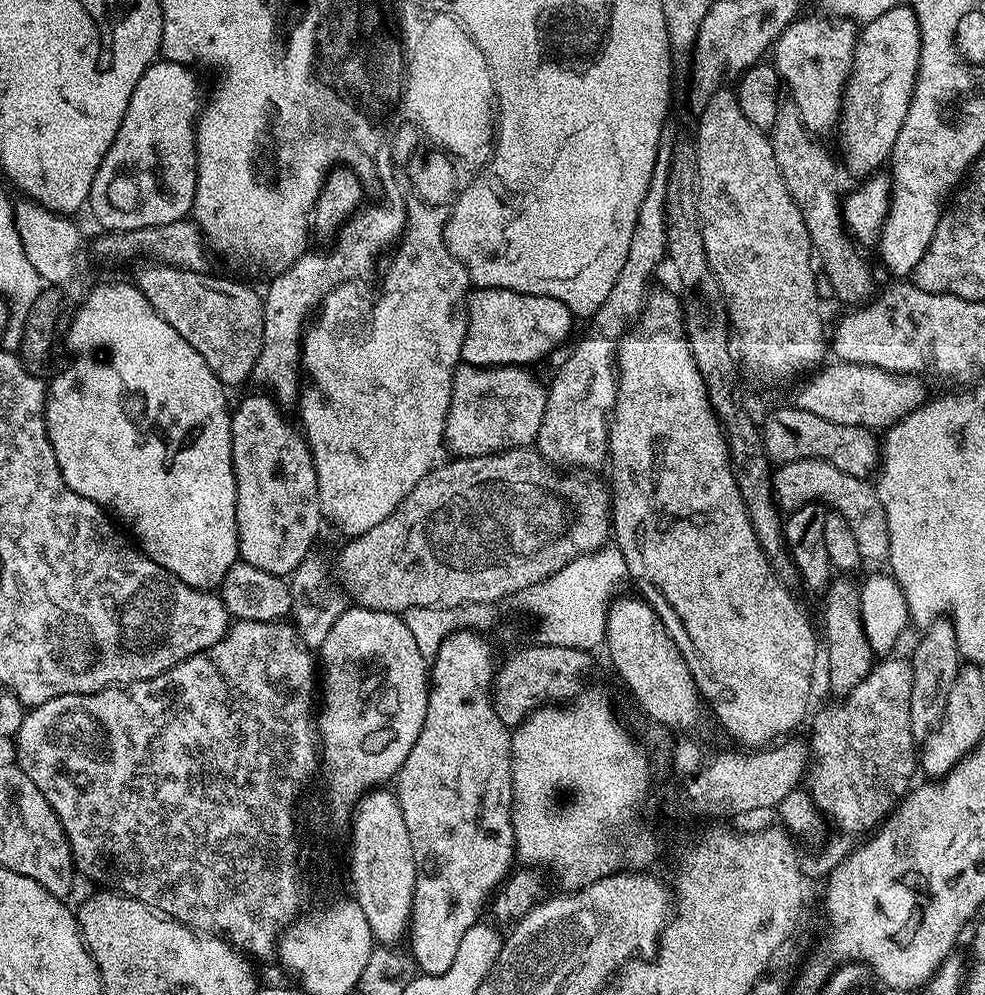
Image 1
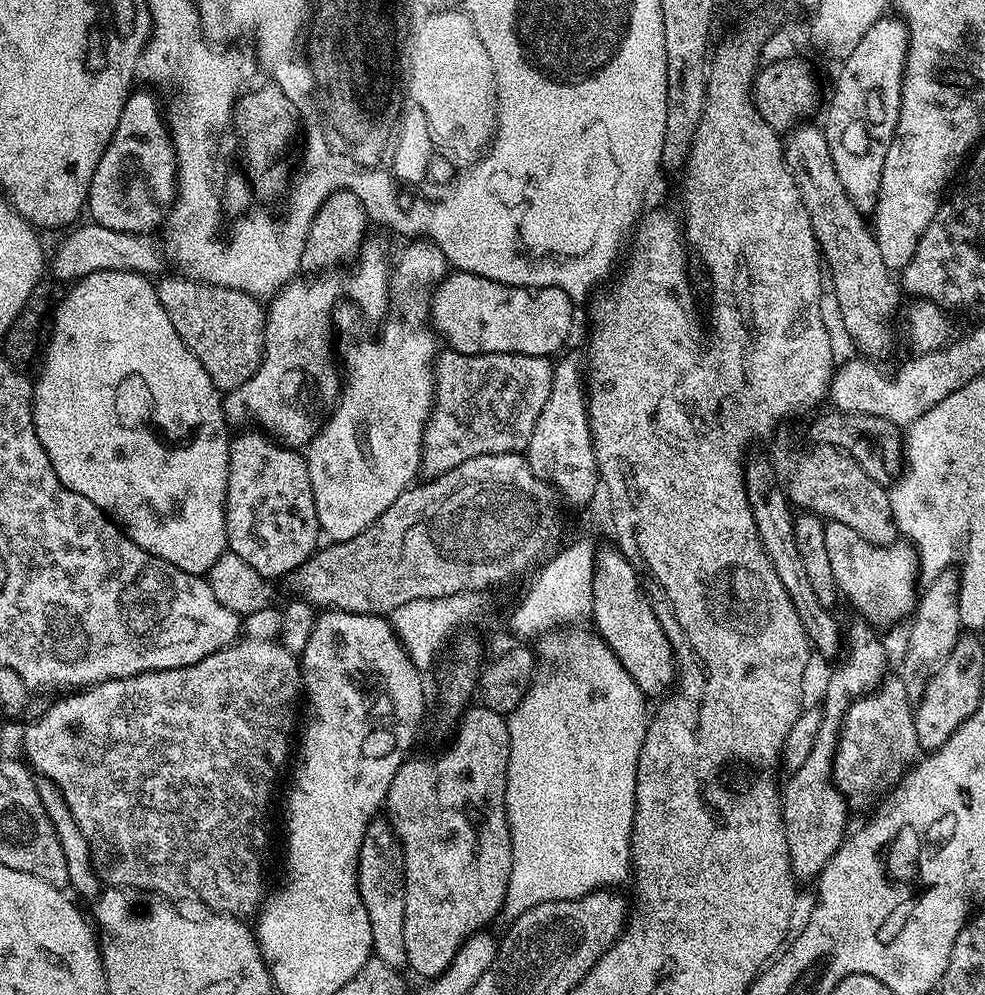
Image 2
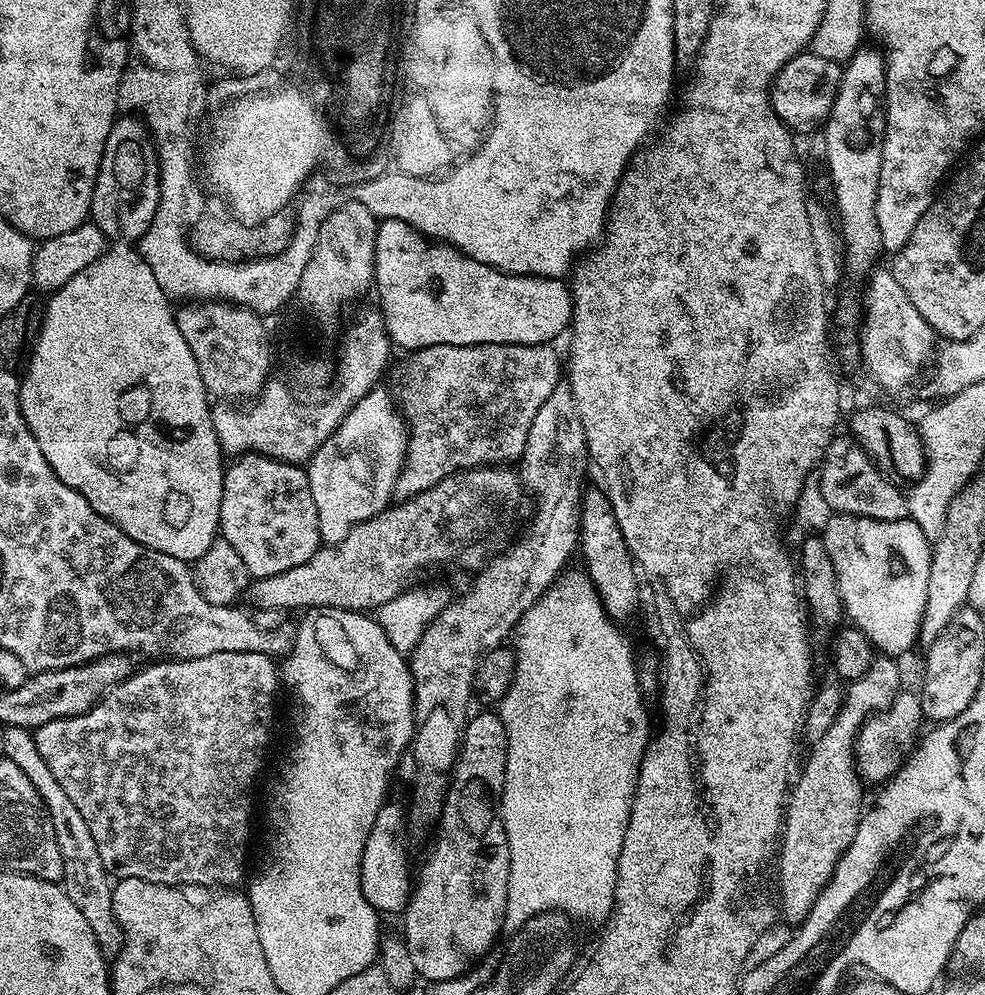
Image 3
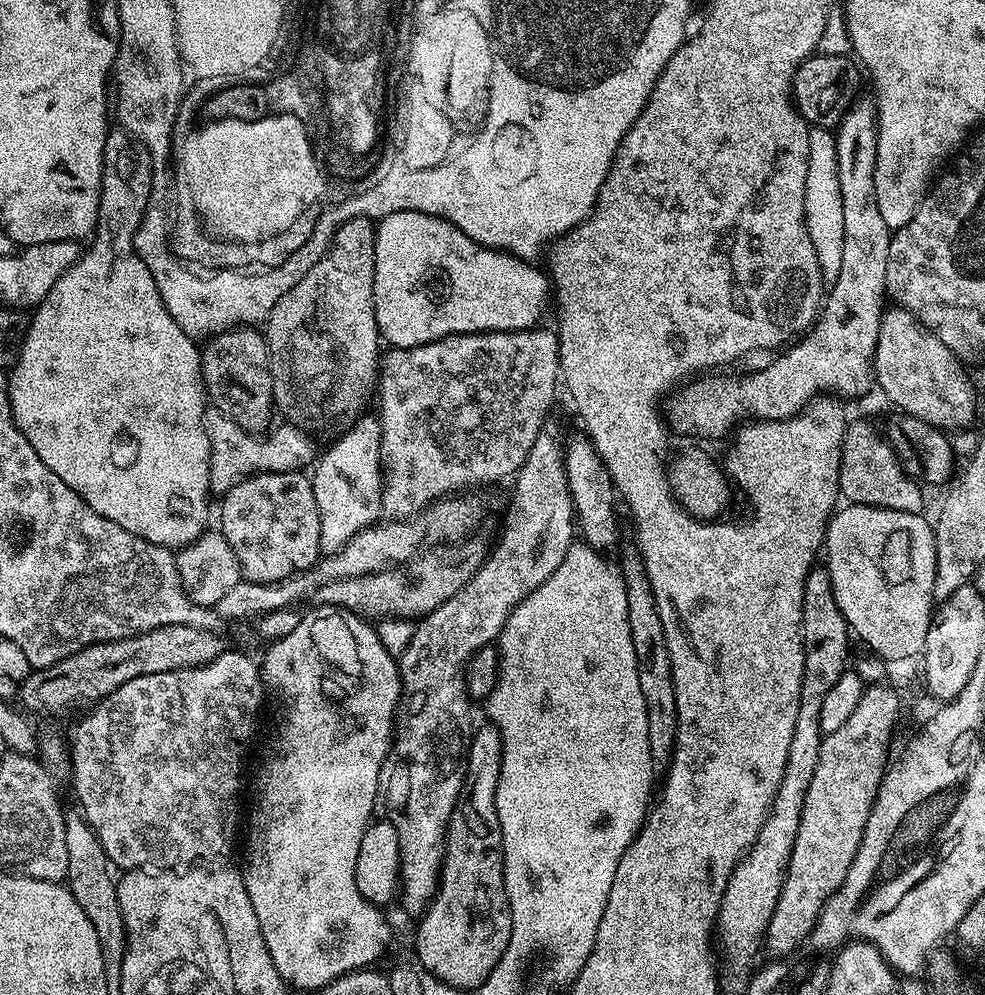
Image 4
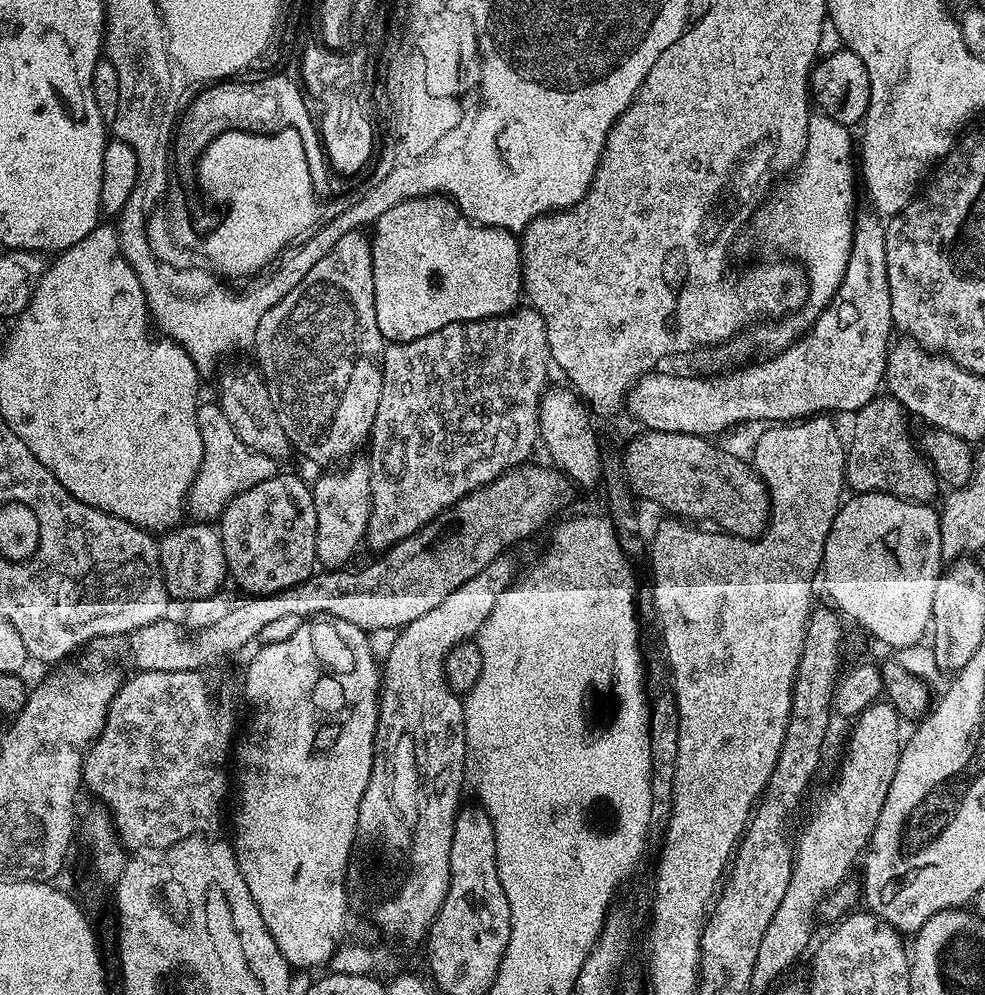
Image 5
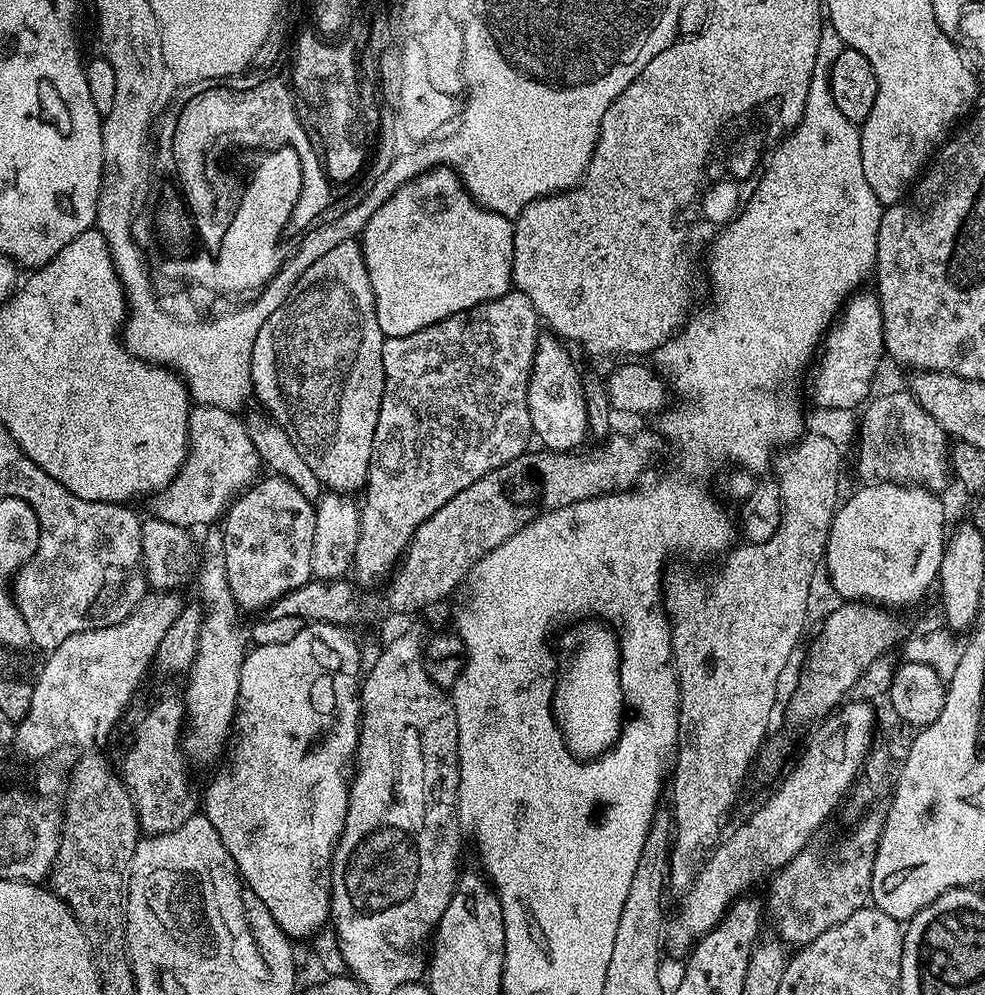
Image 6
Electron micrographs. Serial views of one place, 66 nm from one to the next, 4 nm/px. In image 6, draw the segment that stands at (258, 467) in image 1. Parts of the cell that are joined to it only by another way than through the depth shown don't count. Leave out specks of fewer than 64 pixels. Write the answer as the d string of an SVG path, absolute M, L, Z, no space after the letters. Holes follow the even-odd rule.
M275 474L257 479L247 490L241 491L232 500L222 520L224 545L226 546L226 578L236 599L237 609L256 612L267 609L282 594L290 594L298 586L313 579L310 558L314 546L316 510L313 501L302 498L302 494L290 482Z

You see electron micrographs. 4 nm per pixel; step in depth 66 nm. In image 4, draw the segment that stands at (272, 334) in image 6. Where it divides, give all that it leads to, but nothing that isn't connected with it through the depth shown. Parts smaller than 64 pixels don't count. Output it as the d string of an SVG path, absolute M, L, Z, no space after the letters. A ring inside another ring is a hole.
M355 216L346 222L342 222L342 226L338 226L338 230L332 236L332 239L329 240L328 248L324 251L324 255L320 257L318 262L314 262L314 266L310 266L306 278L302 278L302 282L298 282L298 286L294 286L294 290L286 293L274 306L274 310L270 310L267 320L263 321L262 331L264 333L264 341L268 347L270 370L272 371L272 402L275 411L279 415L281 412L284 415L281 417L285 421L312 430L315 424L332 424L335 420L342 419L343 416L353 415L352 417L355 417L357 414L365 411L364 403L367 402L368 395L371 392L373 395L374 389L378 384L378 365L382 359L382 337L376 325L376 311L374 310L374 302L372 301L375 245L376 224L369 220L367 216Z

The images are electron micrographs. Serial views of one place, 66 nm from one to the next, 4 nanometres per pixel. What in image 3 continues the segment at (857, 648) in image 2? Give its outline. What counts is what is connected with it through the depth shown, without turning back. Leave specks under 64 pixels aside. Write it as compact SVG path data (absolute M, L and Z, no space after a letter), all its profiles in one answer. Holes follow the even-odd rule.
M876 658L871 661L865 673L858 679L851 681L843 689L840 709L837 717L834 718L833 725L830 726L826 734L822 735L816 743L811 745L812 753L808 756L808 761L804 764L804 769L800 772L800 777L795 777L791 785L786 801L786 815L782 825L782 835L778 840L778 860L780 856L780 900L778 908L792 926L799 925L800 921L808 916L809 910L814 906L818 894L830 882L838 862L842 858L844 851L854 842L854 834L860 825L862 807L860 799L864 792L862 781L856 771L856 735L860 733L860 727L869 716L880 712L883 708L888 708L890 702L895 698L896 693L901 691L900 668L895 659Z

